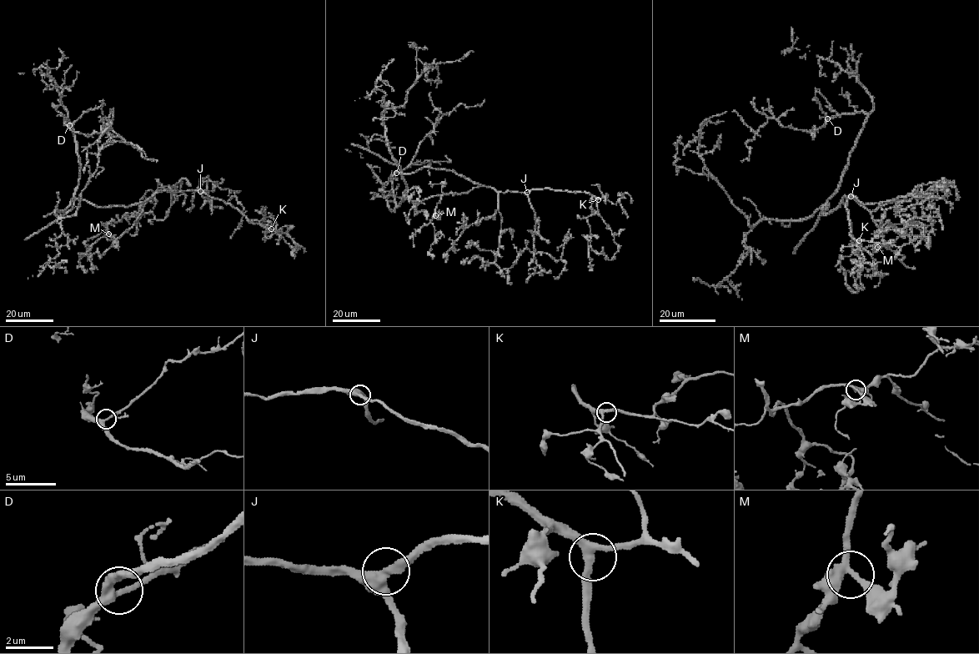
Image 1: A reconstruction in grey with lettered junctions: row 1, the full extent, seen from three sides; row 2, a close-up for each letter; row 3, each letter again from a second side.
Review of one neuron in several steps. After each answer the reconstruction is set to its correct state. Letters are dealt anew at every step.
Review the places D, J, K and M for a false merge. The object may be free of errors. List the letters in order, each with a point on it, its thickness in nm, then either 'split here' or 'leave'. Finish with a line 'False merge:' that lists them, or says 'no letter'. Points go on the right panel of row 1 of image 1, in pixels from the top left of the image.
D: (827, 118) | 280 nm | leave
J: (850, 196) | 340 nm | leave
K: (859, 240) | 340 nm | leave
M: (877, 247) | 320 nm | leave
False merge: no letter

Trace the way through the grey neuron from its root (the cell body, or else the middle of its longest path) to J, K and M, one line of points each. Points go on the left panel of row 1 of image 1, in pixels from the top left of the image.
J: (96, 207), (130, 206), (163, 191), (200, 191)
K: (96, 207), (130, 206), (143, 203), (159, 192), (198, 190), (231, 203), (250, 222), (258, 223), (271, 228)
M: (96, 207), (130, 206), (152, 196), (146, 200), (143, 211), (128, 229), (116, 238), (108, 233)

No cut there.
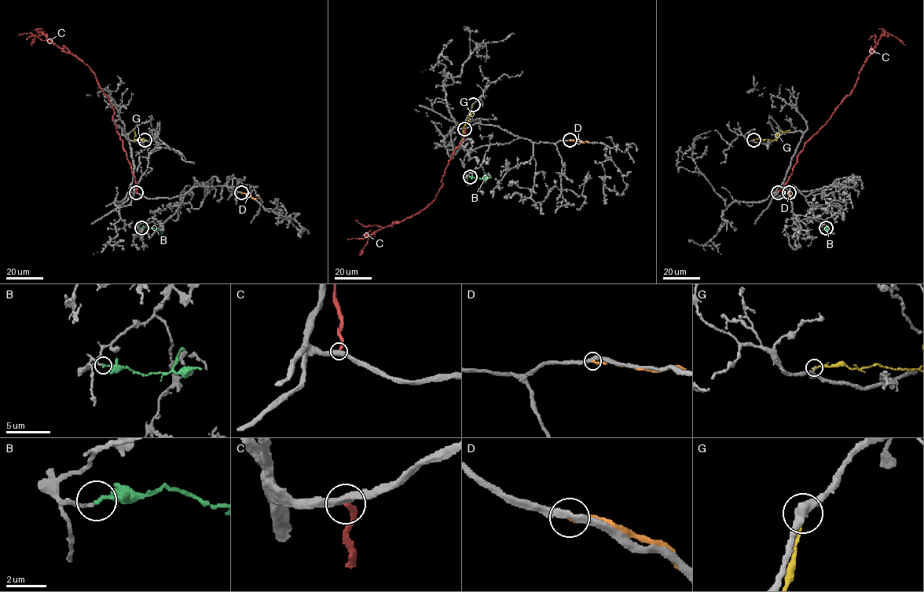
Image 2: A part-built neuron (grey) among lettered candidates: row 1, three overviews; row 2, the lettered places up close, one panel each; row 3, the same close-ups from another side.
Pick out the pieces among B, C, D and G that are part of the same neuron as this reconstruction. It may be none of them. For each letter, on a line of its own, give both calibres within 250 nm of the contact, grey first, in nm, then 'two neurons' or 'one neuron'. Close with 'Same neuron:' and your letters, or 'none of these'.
B: 180 nm thick on the grey side, 220 nm on the other; one neuron
C: 420 nm thick on the grey side, 240 nm on the other; two neurons
D: 360 nm thick on the grey side, 240 nm on the other; two neurons
G: 300 nm thick on the grey side, 180 nm on the other; two neurons
Same neuron: B

